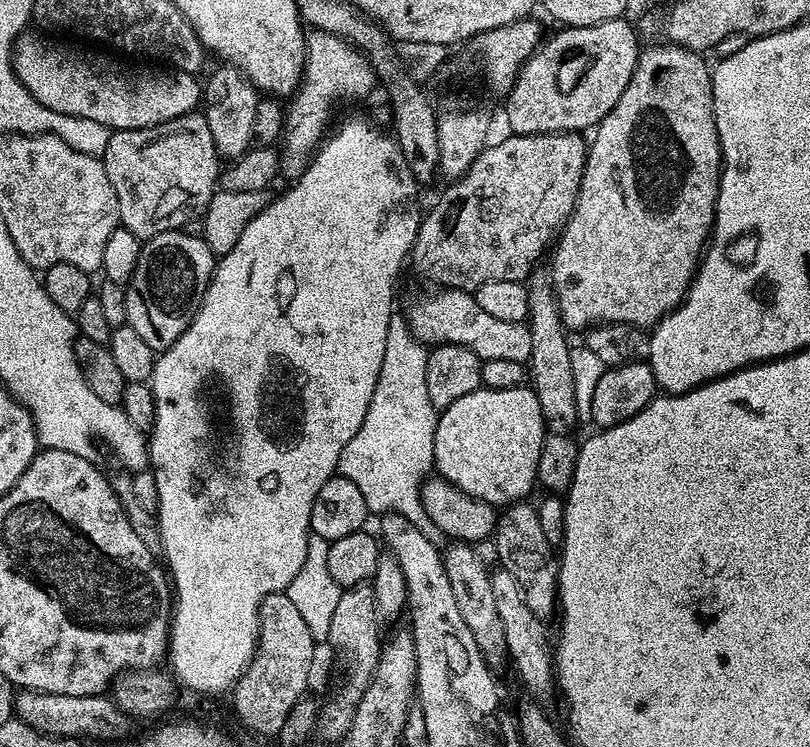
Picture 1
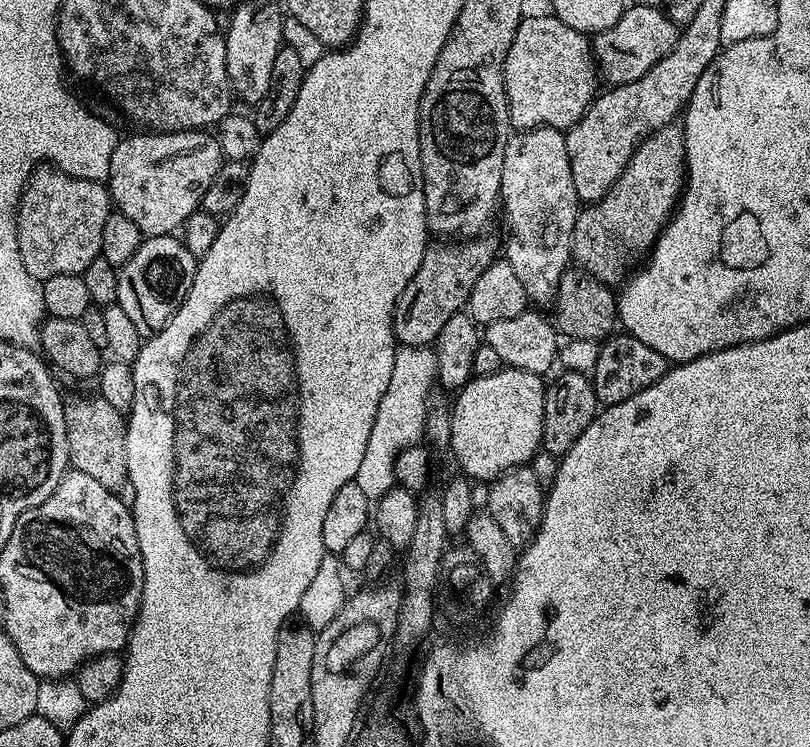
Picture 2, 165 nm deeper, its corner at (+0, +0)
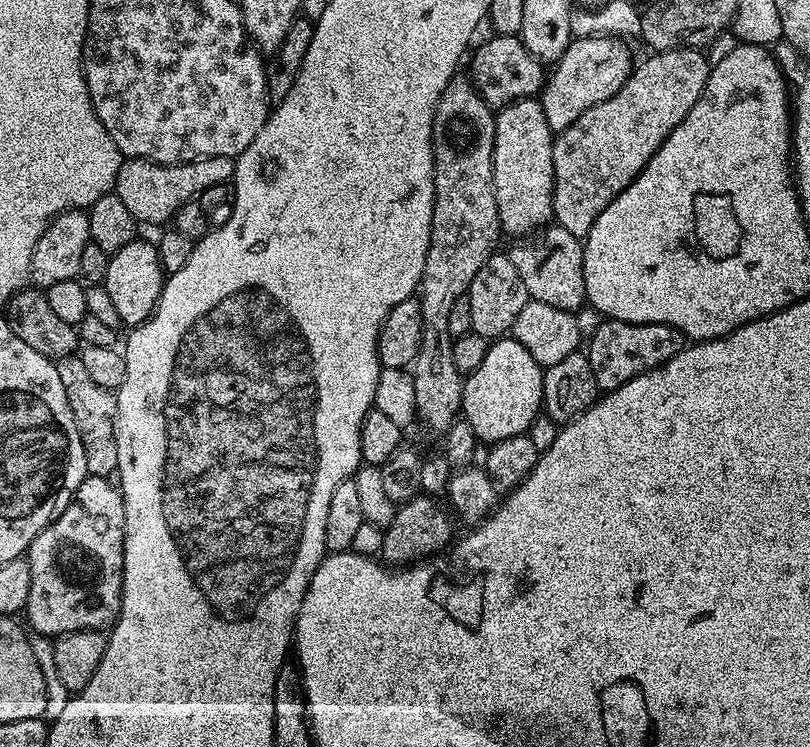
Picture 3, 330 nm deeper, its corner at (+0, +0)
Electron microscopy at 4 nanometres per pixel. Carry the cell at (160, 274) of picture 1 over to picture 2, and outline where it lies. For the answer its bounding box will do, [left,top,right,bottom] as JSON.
[116,235,197,337]

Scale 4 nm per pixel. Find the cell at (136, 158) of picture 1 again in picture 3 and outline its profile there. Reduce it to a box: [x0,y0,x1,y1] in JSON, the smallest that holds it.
[114,156,236,225]

